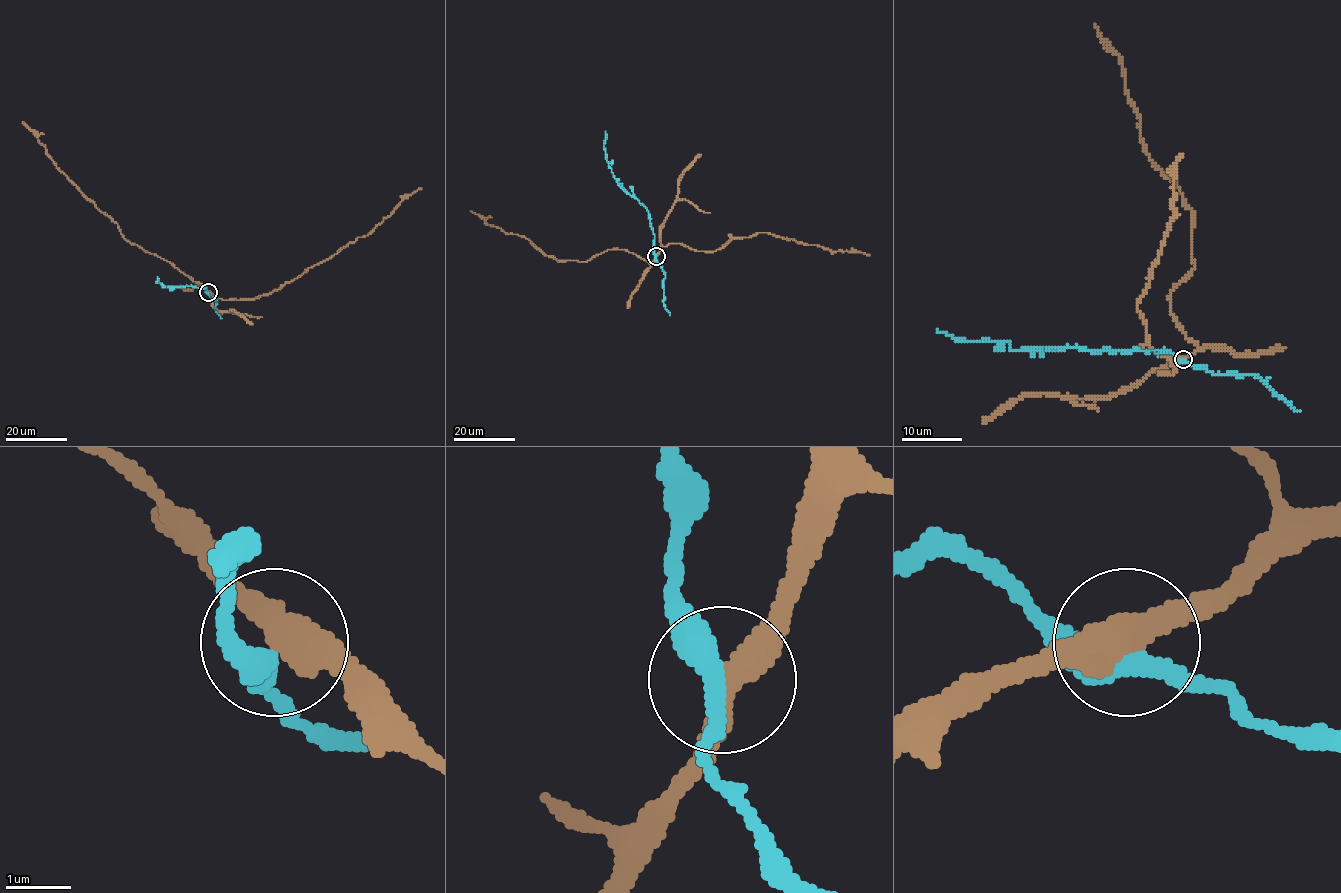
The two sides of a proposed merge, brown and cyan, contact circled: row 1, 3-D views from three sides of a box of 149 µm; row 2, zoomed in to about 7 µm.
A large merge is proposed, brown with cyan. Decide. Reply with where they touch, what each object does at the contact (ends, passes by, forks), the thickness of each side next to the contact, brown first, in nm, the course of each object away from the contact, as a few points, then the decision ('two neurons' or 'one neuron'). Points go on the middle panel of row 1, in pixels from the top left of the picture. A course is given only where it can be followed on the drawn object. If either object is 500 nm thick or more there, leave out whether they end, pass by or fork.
place (656, 256); brown passes by; cyan passes by; calibres 400 and 360 nm; course brown (655, 256), (649, 263), (625, 250), (608, 249), (586, 261), (557, 260), (527, 239), (487, 225), (470, 211); course cyan (655, 256), (655, 236), (648, 210), (618, 184), (604, 147), (605, 131); two neurons

